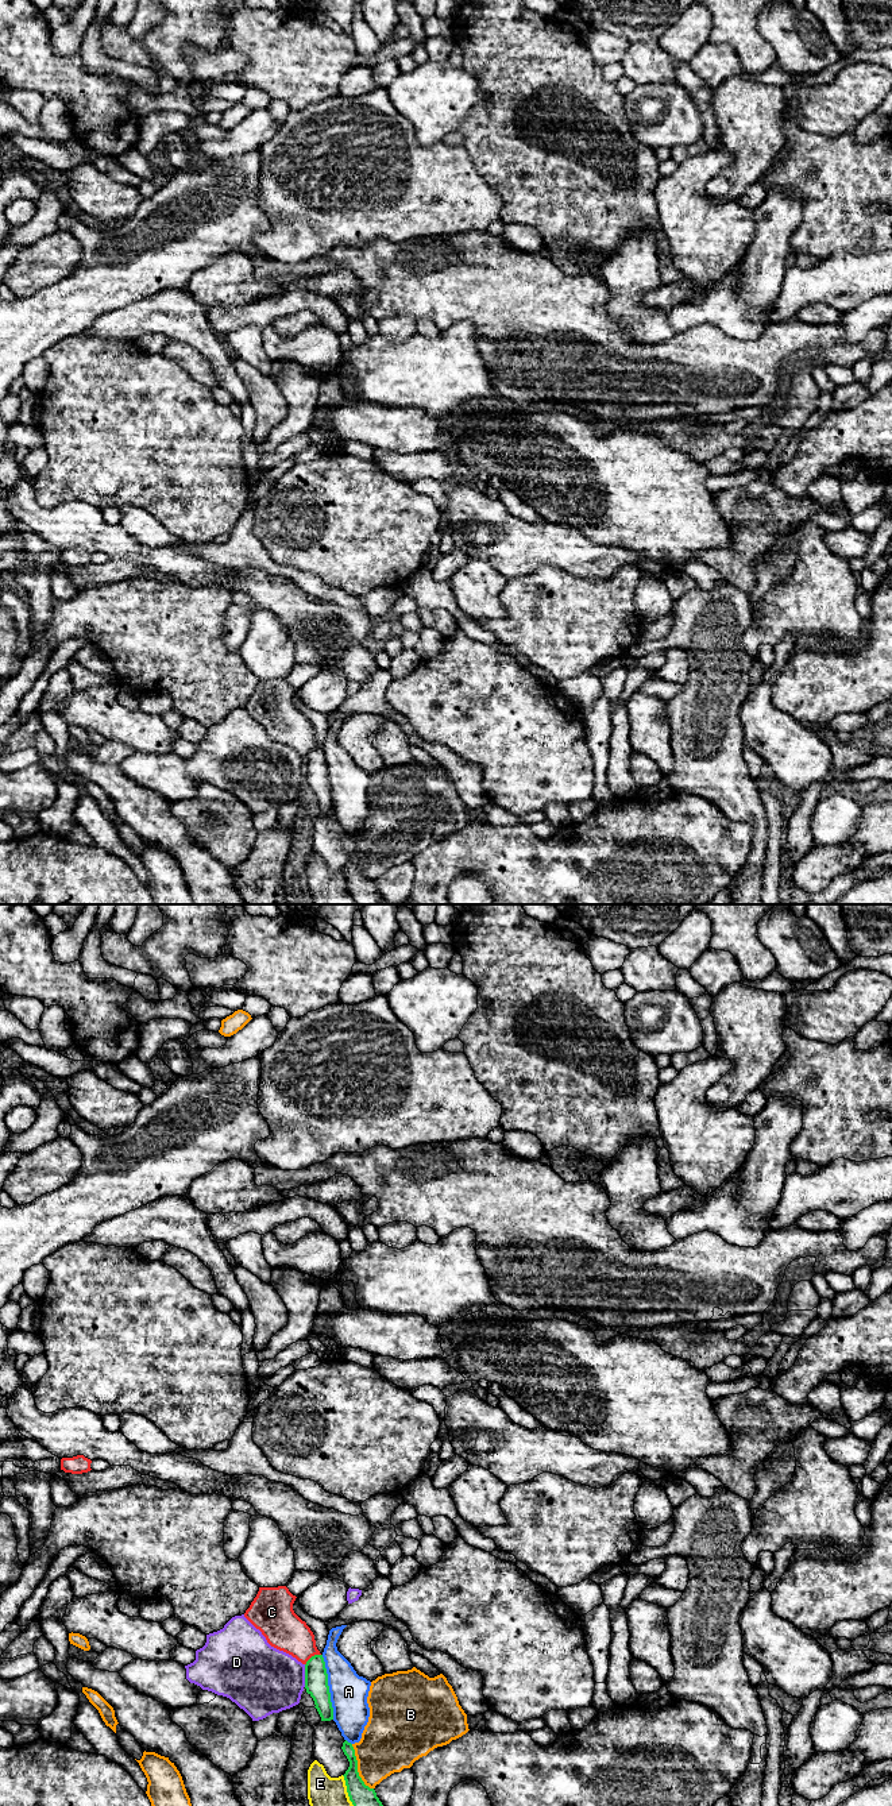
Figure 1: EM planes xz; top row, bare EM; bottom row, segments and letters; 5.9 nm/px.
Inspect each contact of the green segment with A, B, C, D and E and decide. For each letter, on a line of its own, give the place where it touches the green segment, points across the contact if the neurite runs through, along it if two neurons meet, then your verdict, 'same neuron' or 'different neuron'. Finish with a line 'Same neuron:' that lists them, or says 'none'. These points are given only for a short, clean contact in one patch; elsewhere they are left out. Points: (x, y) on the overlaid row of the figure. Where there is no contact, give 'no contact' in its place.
A: contact xz (328, 1687); different neuron
B: contact xz (356, 1768); different neuron
C: contact xz (312, 1656); border xz (320, 1654), (315, 1654), (305, 1664); different neuron
D: contact xz (305, 1675); different neuron
E: contact xz (347, 1790); different neuron
Same neuron: none

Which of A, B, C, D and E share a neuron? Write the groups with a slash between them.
A / B / C / D / E

